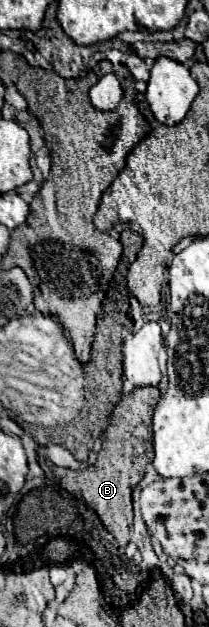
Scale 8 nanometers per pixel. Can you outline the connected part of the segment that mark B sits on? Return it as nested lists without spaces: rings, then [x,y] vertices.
[[[138,387],[132,393],[124,395],[112,411],[102,451],[92,465],[94,473],[82,473],[84,479],[80,481],[80,493],[84,501],[98,513],[104,527],[120,545],[128,543],[128,533],[132,527],[132,489],[142,481],[146,465],[154,459],[152,431],[148,425],[152,423],[154,405],[158,399],[160,390],[156,387]]]

